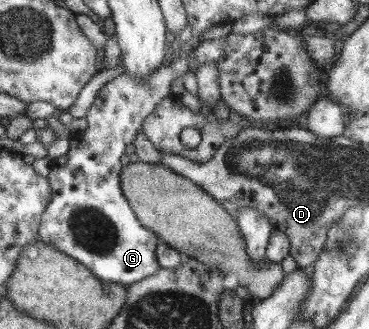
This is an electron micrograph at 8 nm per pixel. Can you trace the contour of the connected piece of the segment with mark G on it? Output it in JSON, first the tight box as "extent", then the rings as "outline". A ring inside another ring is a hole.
{"extent":[40,64,183,285],"outline":[[[171,64],[162,66],[147,74],[145,79],[134,79],[130,75],[121,74],[106,82],[94,98],[84,118],[87,126],[80,132],[78,140],[71,136],[67,153],[60,158],[50,160],[50,172],[47,175],[53,196],[49,206],[41,217],[40,235],[42,242],[53,246],[62,254],[77,259],[87,267],[99,280],[114,282],[120,285],[132,285],[157,272],[156,248],[160,240],[157,235],[146,228],[133,213],[132,207],[120,194],[120,156],[124,154],[126,144],[135,141],[135,136],[142,129],[143,121],[158,104],[170,95],[169,89],[176,73],[181,72],[183,65]]]}

